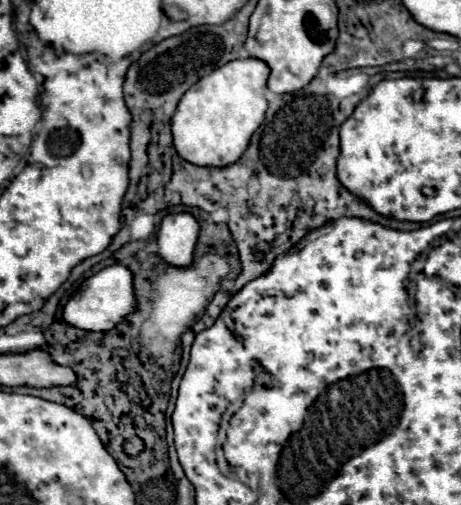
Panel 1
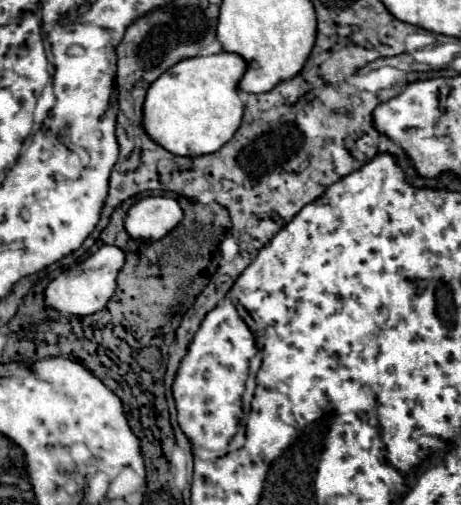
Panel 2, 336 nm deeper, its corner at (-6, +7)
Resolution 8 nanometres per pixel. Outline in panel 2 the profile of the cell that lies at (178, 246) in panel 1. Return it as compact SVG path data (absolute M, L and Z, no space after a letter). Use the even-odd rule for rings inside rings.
M150 195L138 199L128 209L124 229L136 241L158 241L174 229L182 217L184 213L176 199Z

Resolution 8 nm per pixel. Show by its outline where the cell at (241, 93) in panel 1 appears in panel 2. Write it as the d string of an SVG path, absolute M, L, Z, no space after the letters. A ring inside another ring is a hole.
M216 53L208 57L190 57L186 61L178 61L174 69L162 73L162 77L158 77L158 81L154 81L154 85L150 85L150 89L146 91L146 101L142 107L142 125L148 137L166 151L180 157L194 157L218 151L226 141L230 141L230 137L242 123L244 103L238 93L238 81L242 79L244 71L246 61L236 53Z

